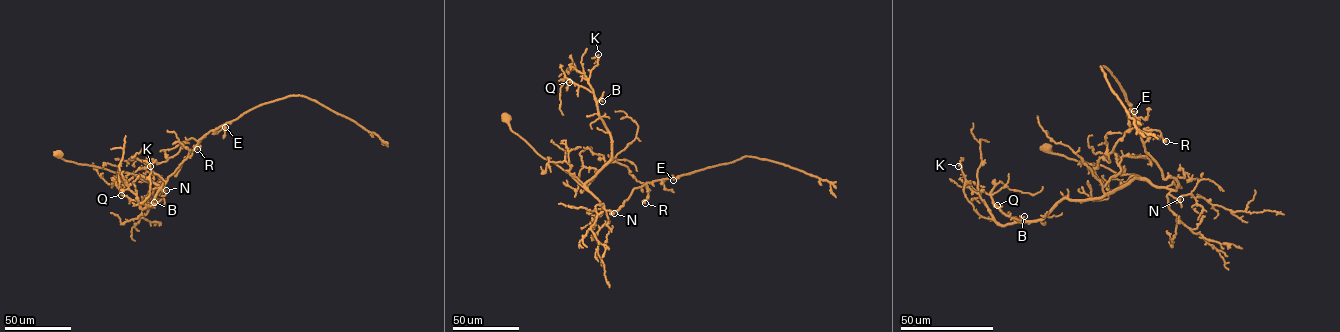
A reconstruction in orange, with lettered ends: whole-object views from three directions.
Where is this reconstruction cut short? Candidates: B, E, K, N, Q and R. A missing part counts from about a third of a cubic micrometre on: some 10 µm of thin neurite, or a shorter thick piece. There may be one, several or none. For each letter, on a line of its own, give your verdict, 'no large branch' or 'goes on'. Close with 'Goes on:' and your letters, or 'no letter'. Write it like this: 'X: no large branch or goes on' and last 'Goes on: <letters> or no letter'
B: no large branch
E: no large branch
K: no large branch
N: no large branch
Q: no large branch
R: no large branch
Goes on: no letter

